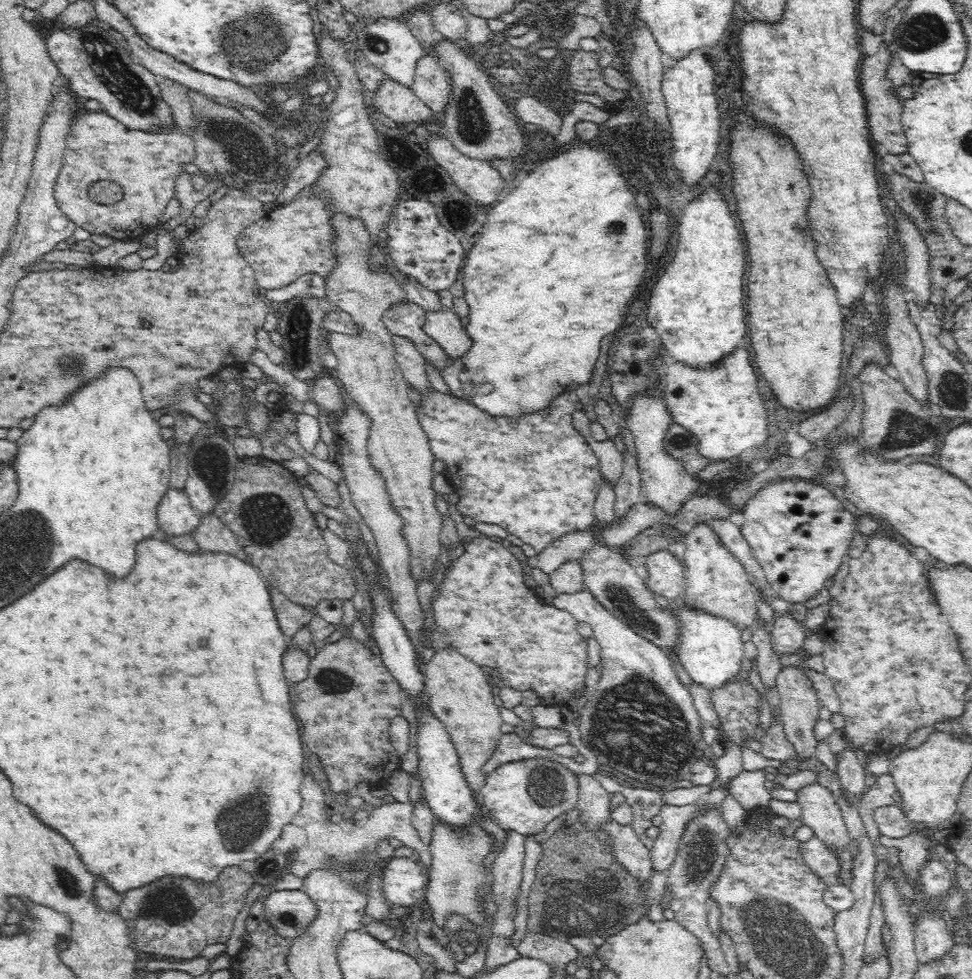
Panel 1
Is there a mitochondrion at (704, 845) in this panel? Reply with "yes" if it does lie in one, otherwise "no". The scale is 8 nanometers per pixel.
yes

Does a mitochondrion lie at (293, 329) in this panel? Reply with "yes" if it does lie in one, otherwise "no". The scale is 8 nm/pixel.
yes

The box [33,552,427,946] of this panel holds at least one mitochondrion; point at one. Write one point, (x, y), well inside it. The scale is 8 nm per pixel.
(235, 824)

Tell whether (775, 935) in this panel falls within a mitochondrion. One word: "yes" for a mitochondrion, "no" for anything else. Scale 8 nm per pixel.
yes

